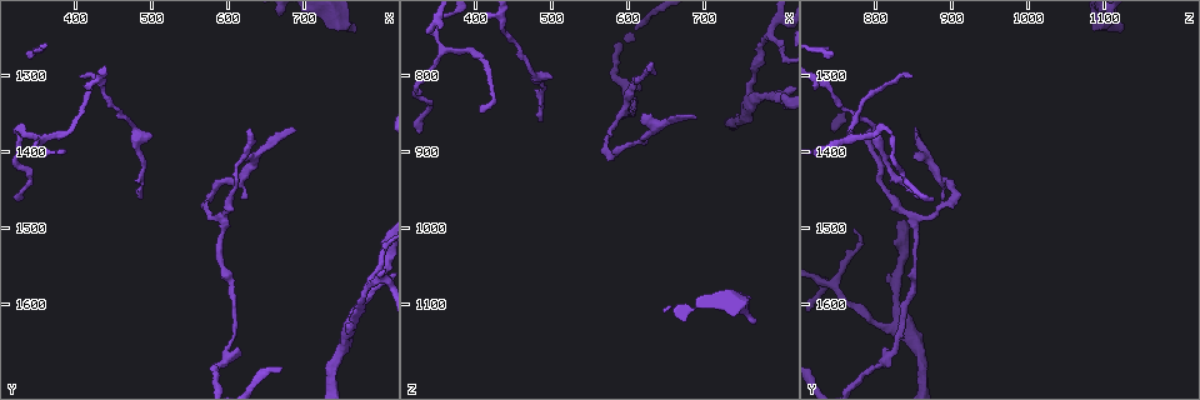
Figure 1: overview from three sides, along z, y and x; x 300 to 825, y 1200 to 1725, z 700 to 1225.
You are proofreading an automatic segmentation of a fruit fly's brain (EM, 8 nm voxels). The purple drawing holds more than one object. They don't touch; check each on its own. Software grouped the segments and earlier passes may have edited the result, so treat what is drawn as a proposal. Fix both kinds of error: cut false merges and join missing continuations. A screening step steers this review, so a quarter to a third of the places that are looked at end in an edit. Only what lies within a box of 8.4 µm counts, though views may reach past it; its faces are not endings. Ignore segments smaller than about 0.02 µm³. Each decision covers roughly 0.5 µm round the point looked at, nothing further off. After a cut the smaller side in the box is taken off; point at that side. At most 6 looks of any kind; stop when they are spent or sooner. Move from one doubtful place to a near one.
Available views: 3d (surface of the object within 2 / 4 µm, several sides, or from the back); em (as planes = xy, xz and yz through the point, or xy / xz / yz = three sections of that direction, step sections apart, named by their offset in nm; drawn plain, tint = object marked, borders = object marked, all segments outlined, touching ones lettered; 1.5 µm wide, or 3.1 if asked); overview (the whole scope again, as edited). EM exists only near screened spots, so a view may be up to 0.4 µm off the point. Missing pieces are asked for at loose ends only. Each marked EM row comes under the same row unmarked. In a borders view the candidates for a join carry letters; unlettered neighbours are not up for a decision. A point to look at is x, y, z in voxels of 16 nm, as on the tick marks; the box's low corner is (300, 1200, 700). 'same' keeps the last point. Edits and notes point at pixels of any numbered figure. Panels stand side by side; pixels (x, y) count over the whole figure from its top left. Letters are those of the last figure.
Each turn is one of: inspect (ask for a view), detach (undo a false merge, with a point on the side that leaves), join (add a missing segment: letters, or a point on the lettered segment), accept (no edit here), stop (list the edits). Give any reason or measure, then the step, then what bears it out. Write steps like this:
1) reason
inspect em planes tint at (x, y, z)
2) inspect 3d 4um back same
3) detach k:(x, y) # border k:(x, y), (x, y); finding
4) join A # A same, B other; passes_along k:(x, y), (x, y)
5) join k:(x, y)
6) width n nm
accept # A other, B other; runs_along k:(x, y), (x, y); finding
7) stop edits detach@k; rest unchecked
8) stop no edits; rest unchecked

inspect 3d 2um at (765, 1240, 1120)

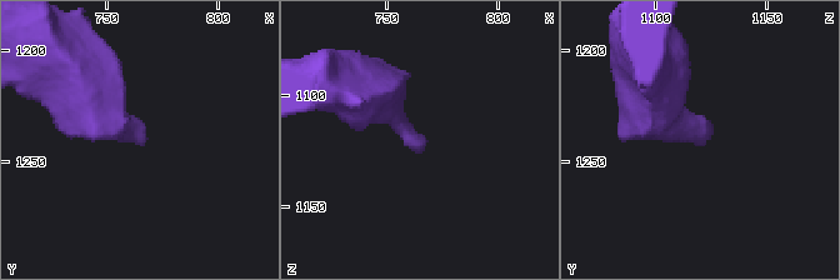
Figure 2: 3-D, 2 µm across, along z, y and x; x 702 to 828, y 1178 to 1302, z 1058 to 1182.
now the EM
inspect em xz step 8 borders at (766, 1244, 1121)

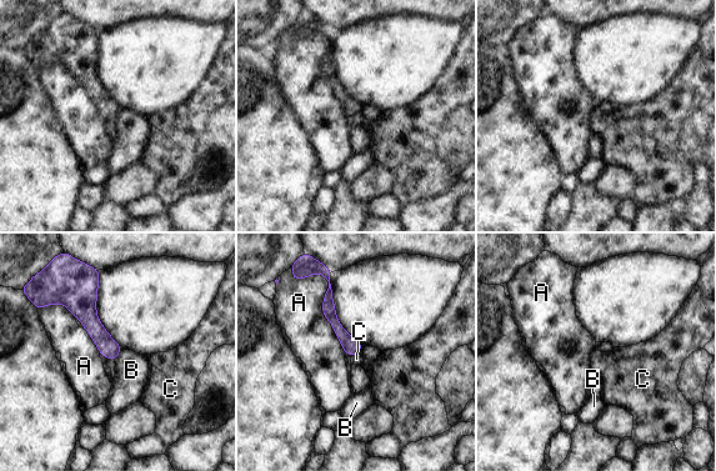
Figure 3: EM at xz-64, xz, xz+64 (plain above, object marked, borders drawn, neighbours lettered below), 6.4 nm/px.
accept # A other, B other, C other; border 3:(359, 352), (350, 356); no lettered segment goes on from it

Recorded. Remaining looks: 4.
four or more arms meet
inspect em planes tint at (785, 1575, 745)

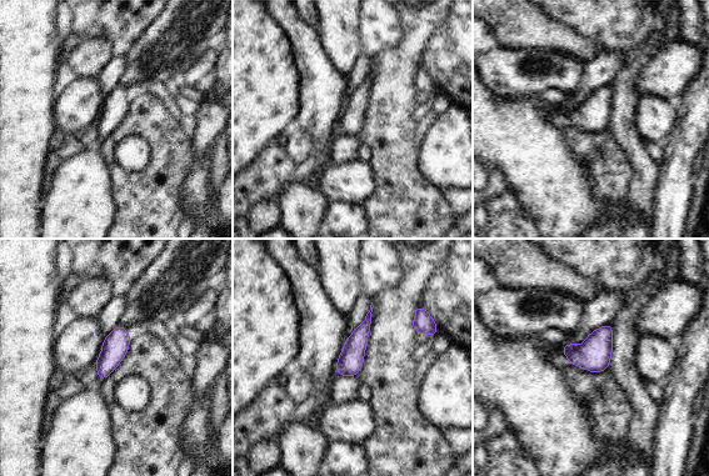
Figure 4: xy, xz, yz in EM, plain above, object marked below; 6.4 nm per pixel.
inspect em planes borders same

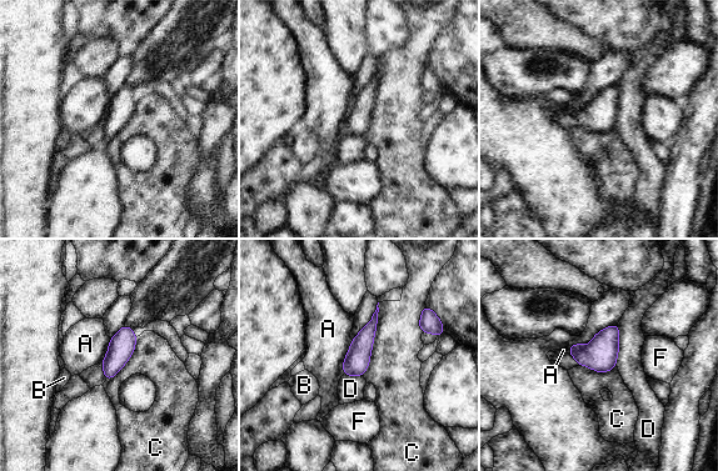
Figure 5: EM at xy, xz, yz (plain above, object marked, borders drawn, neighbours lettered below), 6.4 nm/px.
accept # A other, B other, C other, D other, F other; border 5:(379, 302), (370, 360), (362, 375); continuous, no second neuron

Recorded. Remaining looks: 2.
stop no edits; rest unchecked

